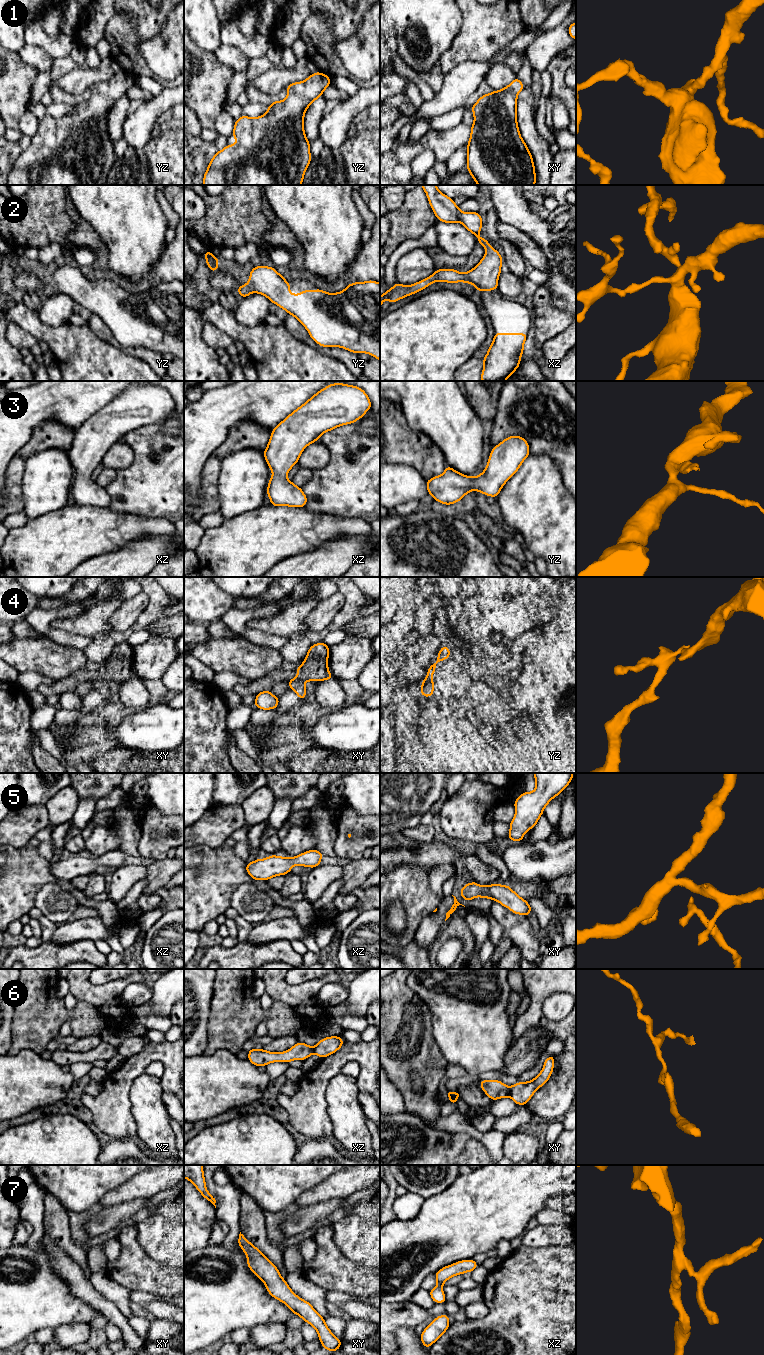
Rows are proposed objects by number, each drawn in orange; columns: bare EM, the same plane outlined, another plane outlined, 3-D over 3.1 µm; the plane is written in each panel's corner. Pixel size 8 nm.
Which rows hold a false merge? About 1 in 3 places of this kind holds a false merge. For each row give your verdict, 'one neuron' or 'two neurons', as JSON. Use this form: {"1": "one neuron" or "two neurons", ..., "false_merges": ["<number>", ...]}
{"1": "one neuron", "2": "one neuron", "3": "one neuron", "4": "two neurons", "5": "one neuron", "6": "two neurons", "7": "one neuron", "false_merges": ["4", "6"]}

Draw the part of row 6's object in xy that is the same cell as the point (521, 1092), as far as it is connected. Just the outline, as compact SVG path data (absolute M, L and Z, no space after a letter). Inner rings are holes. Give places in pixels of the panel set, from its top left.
M553 1055L546 1058L544 1067L536 1078L528 1082L518 1082L510 1087L509 1097L517 1105L526 1105L535 1091L549 1080L554 1069L554 1059Z

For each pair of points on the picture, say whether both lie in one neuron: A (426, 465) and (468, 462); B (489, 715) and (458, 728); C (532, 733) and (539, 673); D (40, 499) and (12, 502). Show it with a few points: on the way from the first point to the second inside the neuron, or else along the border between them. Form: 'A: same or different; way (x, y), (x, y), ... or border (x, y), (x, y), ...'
A: different; border (435, 443), (442, 453), (446, 464)
B: different; border (479, 727), (485, 743), (485, 750)
C: different; border (512, 707), (519, 712), (537, 716), (551, 732)
D: different; border (21, 478), (23, 510)

